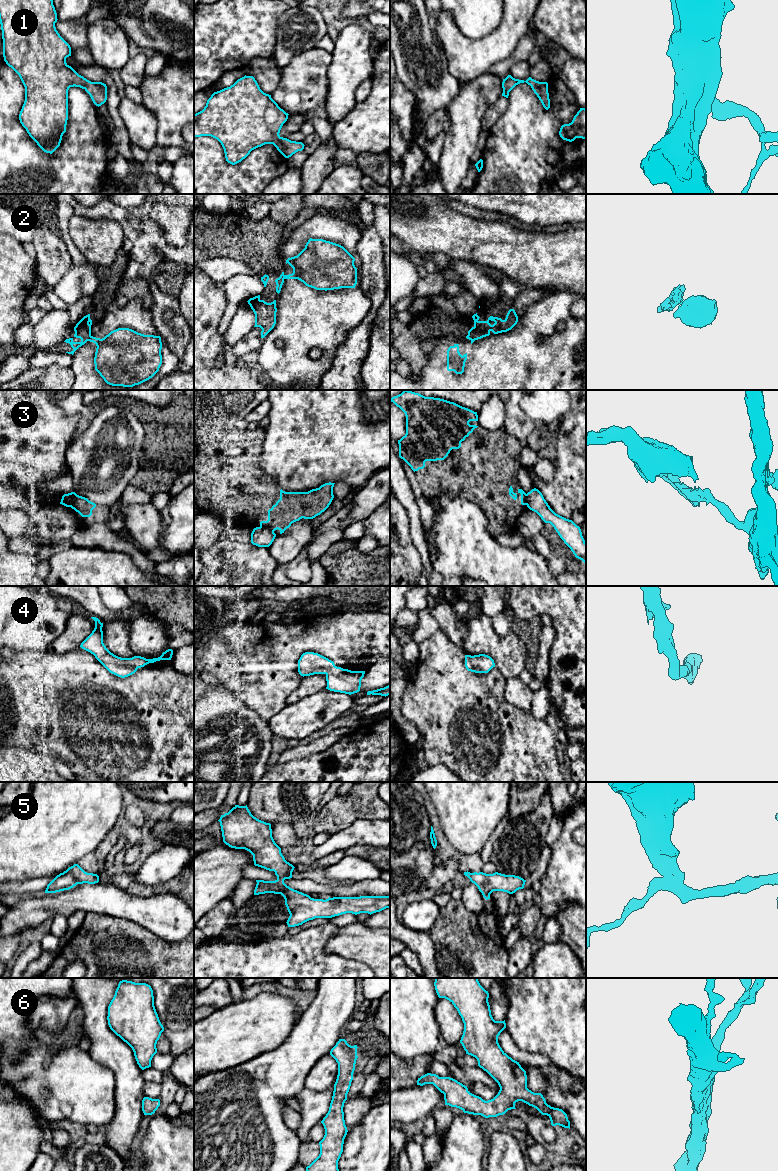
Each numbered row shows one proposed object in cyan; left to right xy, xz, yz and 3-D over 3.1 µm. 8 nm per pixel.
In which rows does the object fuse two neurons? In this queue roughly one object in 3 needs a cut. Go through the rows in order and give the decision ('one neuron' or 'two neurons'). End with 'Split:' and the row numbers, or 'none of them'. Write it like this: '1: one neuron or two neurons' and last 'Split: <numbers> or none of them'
1: one neuron
2: two neurons
3: two neurons
4: one neuron
5: one neuron
6: one neuron
Split: 2, 3

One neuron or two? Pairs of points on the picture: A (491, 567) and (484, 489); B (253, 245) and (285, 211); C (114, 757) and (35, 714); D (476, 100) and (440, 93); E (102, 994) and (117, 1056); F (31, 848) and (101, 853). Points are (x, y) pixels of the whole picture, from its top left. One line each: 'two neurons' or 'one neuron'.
A: two neurons
B: two neurons
C: one neuron
D: two neurons
E: one neuron
F: two neurons

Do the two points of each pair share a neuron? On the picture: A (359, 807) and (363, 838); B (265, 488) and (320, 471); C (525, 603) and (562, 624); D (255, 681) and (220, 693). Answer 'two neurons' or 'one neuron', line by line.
A: two neurons
B: two neurons
C: one neuron
D: two neurons

